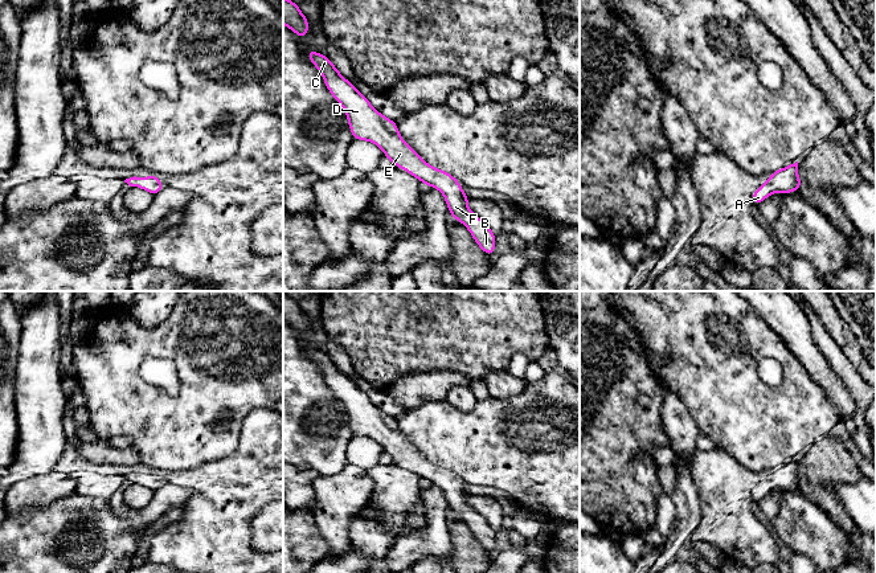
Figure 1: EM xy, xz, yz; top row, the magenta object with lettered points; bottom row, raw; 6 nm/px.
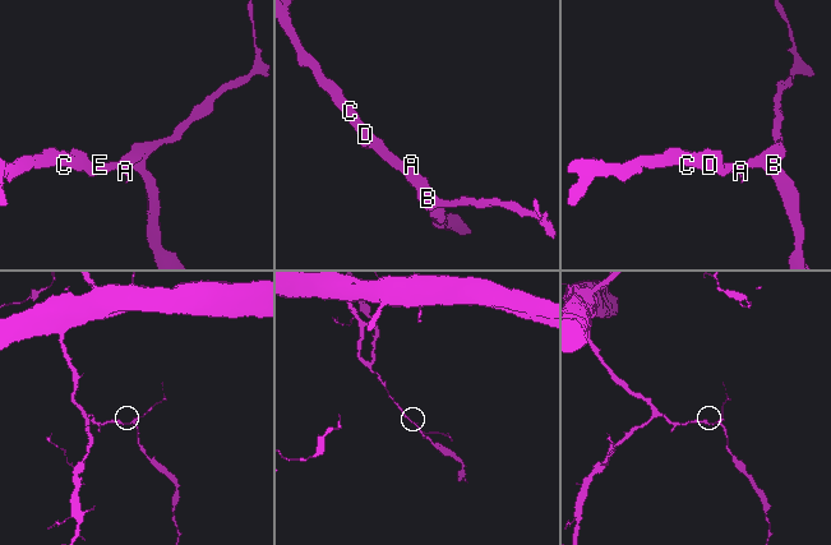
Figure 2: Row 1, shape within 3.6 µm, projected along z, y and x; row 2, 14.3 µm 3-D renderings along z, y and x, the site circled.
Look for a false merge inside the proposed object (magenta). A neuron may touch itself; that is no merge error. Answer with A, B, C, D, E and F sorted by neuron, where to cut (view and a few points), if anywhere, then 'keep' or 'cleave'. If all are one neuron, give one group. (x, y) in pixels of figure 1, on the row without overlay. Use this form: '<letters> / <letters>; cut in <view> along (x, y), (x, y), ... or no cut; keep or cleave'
A B C D E F; no cut; keep

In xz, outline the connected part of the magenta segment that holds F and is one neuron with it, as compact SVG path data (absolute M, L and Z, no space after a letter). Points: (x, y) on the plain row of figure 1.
M314 344L306 347L308 356L315 361L315 364L322 369L324 380L328 388L332 390L336 398L339 398L345 408L349 419L349 427L355 437L368 437L378 442L384 447L393 462L405 466L409 471L418 475L427 483L437 484L443 490L445 498L449 503L451 515L462 519L471 529L472 535L478 543L488 552L495 553L495 537L496 531L487 523L487 520L472 509L467 504L467 499L471 494L463 490L463 484L459 478L450 470L431 463L427 461L398 430L397 419L389 414L385 414L378 409L371 398L348 377L339 367L335 364L332 357L326 351L318 351Z

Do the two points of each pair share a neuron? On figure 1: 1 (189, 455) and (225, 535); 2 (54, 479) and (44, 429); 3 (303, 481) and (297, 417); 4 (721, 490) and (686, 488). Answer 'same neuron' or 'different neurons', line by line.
1: different neurons
2: different neurons
3: different neurons
4: different neurons

